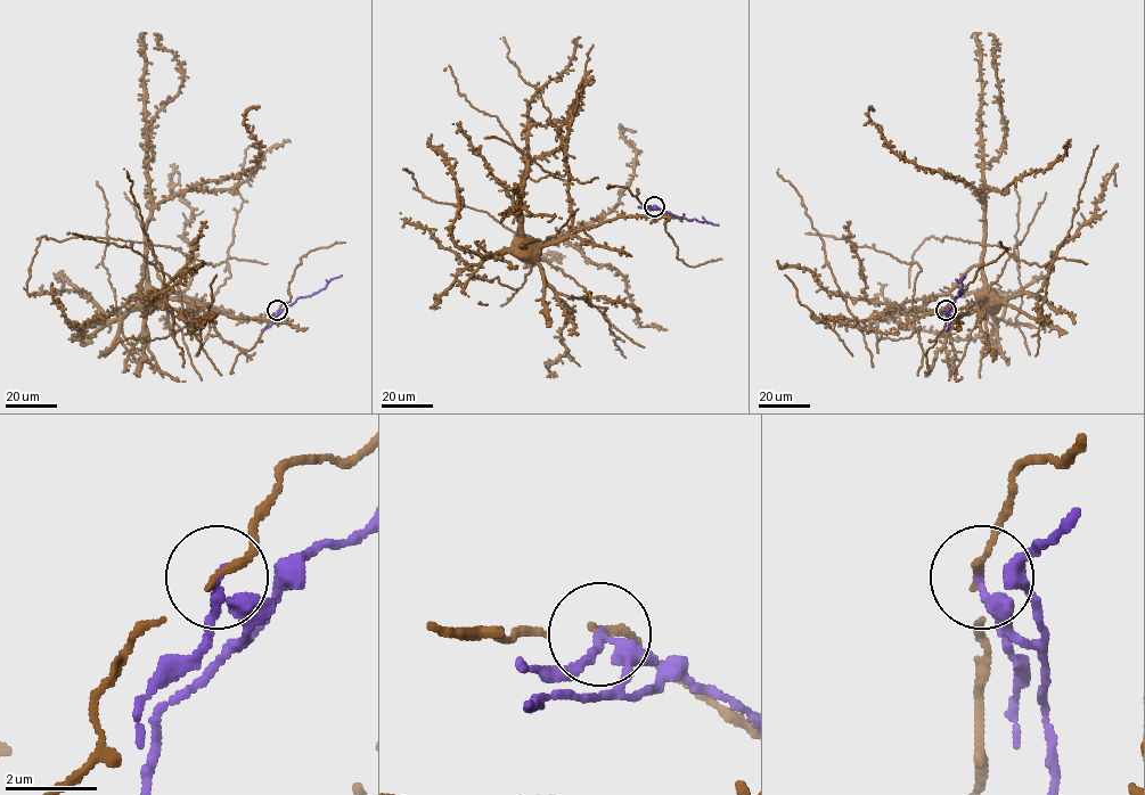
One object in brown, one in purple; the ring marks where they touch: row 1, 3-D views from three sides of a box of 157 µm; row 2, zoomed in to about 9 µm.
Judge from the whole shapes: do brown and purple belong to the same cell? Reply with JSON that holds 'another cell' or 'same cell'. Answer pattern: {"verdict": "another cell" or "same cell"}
{"verdict": "another cell"}

